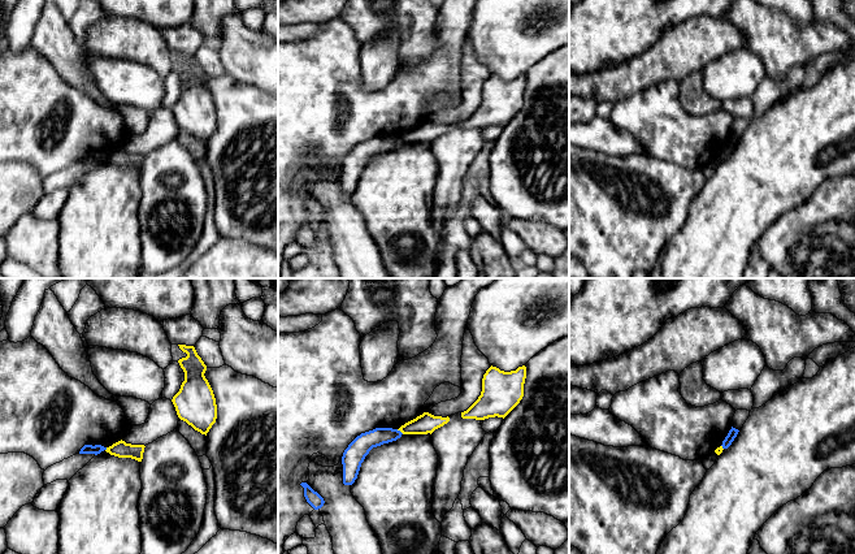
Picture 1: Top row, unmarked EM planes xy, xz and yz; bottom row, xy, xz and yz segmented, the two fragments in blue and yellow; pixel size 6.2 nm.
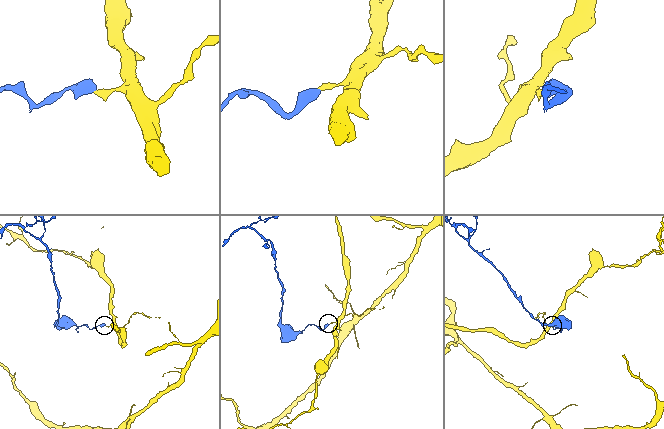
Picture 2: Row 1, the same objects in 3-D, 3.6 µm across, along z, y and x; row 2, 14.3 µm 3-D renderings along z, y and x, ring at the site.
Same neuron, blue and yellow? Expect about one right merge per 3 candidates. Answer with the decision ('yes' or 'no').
no

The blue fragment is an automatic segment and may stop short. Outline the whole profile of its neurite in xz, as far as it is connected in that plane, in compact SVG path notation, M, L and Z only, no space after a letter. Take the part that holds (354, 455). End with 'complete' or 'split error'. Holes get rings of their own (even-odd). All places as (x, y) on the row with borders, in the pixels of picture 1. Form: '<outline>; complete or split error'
M376 428L357 436L344 450L342 456L343 484L352 485L357 479L361 463L373 447L396 441L402 432L392 428Z; complete

